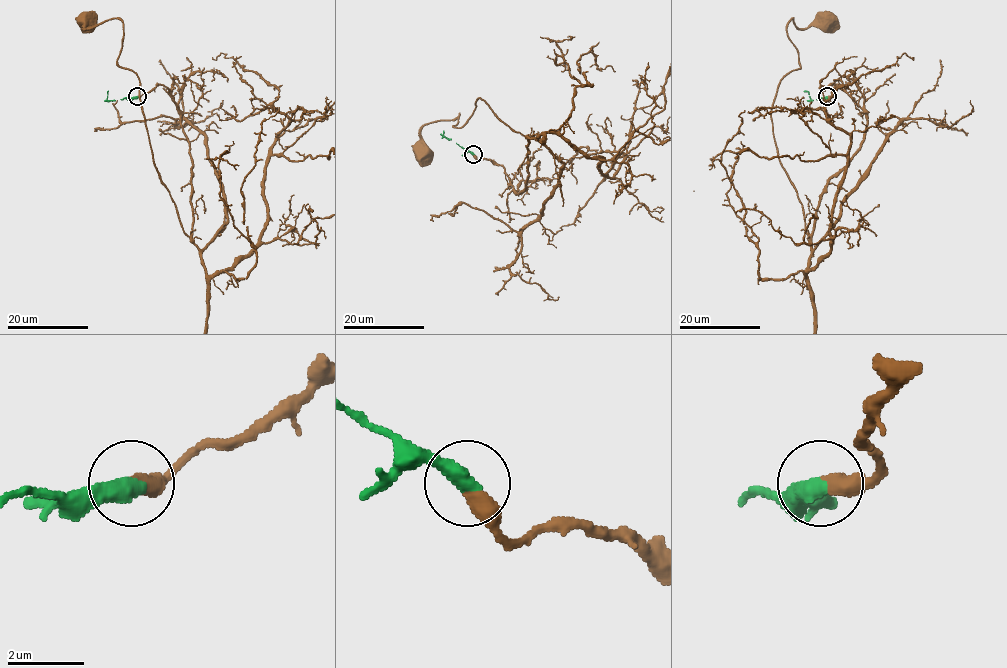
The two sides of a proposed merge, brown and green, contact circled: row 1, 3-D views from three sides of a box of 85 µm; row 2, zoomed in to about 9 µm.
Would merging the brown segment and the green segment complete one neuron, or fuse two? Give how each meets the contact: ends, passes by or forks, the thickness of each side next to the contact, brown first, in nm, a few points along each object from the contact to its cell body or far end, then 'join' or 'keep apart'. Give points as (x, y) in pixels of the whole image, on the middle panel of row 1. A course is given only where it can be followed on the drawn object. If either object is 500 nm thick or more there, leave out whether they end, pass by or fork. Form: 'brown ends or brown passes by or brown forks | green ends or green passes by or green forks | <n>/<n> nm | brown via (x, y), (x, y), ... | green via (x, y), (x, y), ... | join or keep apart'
400/500 nm | brown via (473, 154), (525, 187), (528, 141), (483, 99), (461, 126), (459, 114), (422, 127), (423, 153) | green via (473, 154), (443, 136), (443, 130) | join

